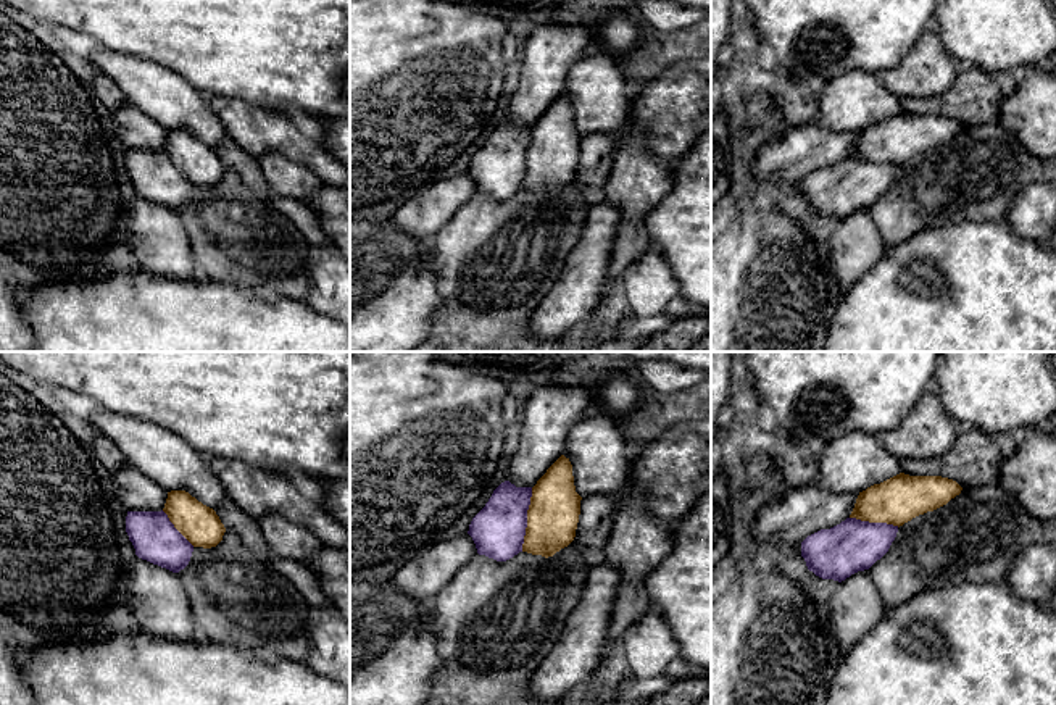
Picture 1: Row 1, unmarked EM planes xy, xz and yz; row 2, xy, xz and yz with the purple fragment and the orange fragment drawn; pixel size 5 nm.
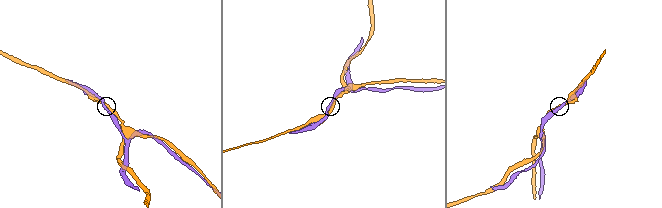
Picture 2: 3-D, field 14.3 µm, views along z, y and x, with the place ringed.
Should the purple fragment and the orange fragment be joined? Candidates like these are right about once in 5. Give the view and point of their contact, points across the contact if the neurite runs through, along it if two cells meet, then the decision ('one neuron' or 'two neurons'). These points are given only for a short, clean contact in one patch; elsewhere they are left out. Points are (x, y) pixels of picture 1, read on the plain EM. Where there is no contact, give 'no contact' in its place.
meets purple in xz at (526, 158); two neurons

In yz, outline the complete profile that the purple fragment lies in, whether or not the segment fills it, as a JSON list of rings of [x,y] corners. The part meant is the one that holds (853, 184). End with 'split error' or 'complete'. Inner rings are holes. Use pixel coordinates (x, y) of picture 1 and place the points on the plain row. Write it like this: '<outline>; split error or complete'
[[[846,156],[801,181],[801,195],[809,210],[822,218],[845,219],[869,208],[890,187],[898,165]]]; complete

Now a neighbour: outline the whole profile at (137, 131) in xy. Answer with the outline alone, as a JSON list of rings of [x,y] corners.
[[[131,103],[113,111],[111,132],[127,150],[161,150],[168,137],[168,129]]]

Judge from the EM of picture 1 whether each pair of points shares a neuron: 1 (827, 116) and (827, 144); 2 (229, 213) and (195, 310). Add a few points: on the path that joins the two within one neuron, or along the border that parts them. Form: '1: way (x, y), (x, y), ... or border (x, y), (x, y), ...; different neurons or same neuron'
1: border (814, 120), (832, 131), (858, 131); different neurons
2: border (200, 278), (244, 289); different neurons

